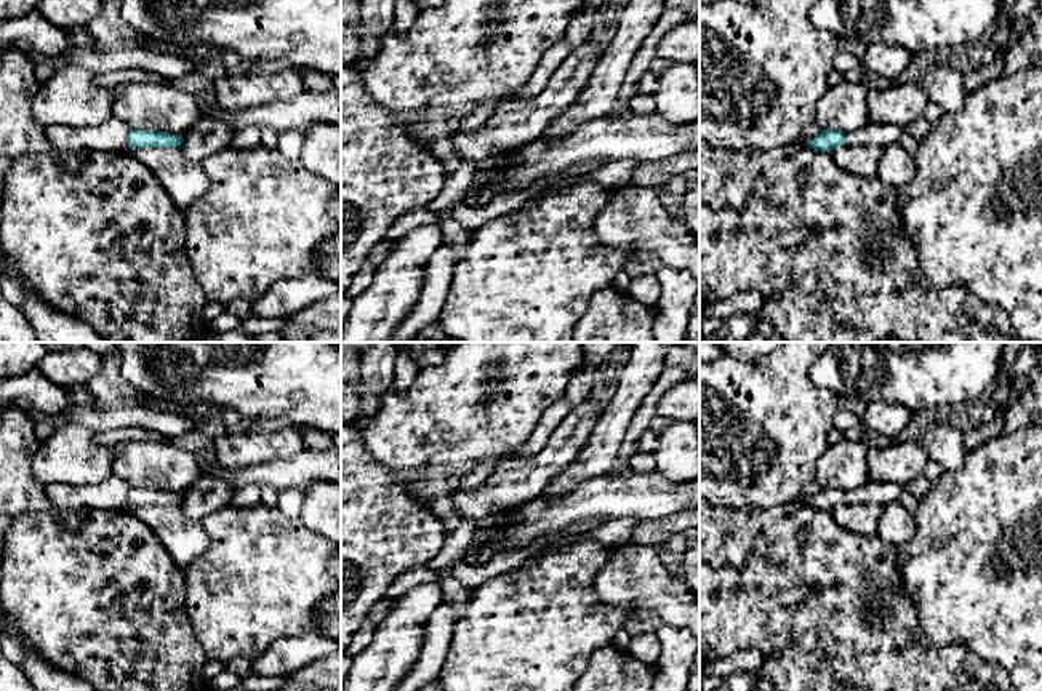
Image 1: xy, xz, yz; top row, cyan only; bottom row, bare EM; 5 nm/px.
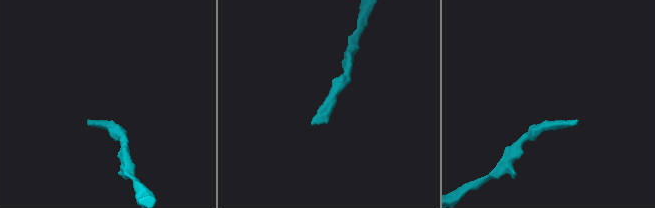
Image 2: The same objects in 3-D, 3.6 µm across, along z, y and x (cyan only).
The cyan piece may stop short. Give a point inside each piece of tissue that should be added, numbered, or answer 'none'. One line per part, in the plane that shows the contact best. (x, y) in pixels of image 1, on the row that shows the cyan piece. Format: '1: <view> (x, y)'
1: yz (882, 135)

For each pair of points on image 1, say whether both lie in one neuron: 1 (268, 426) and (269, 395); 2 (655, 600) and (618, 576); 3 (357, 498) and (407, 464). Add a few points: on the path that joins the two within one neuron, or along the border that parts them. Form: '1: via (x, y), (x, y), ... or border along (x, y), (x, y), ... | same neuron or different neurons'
1: border along (253, 419), (287, 416), (295, 424) | different neurons
2: via (645, 591), (633, 578), (628, 578) | same neuron
3: border along (367, 445), (416, 501) | different neurons

